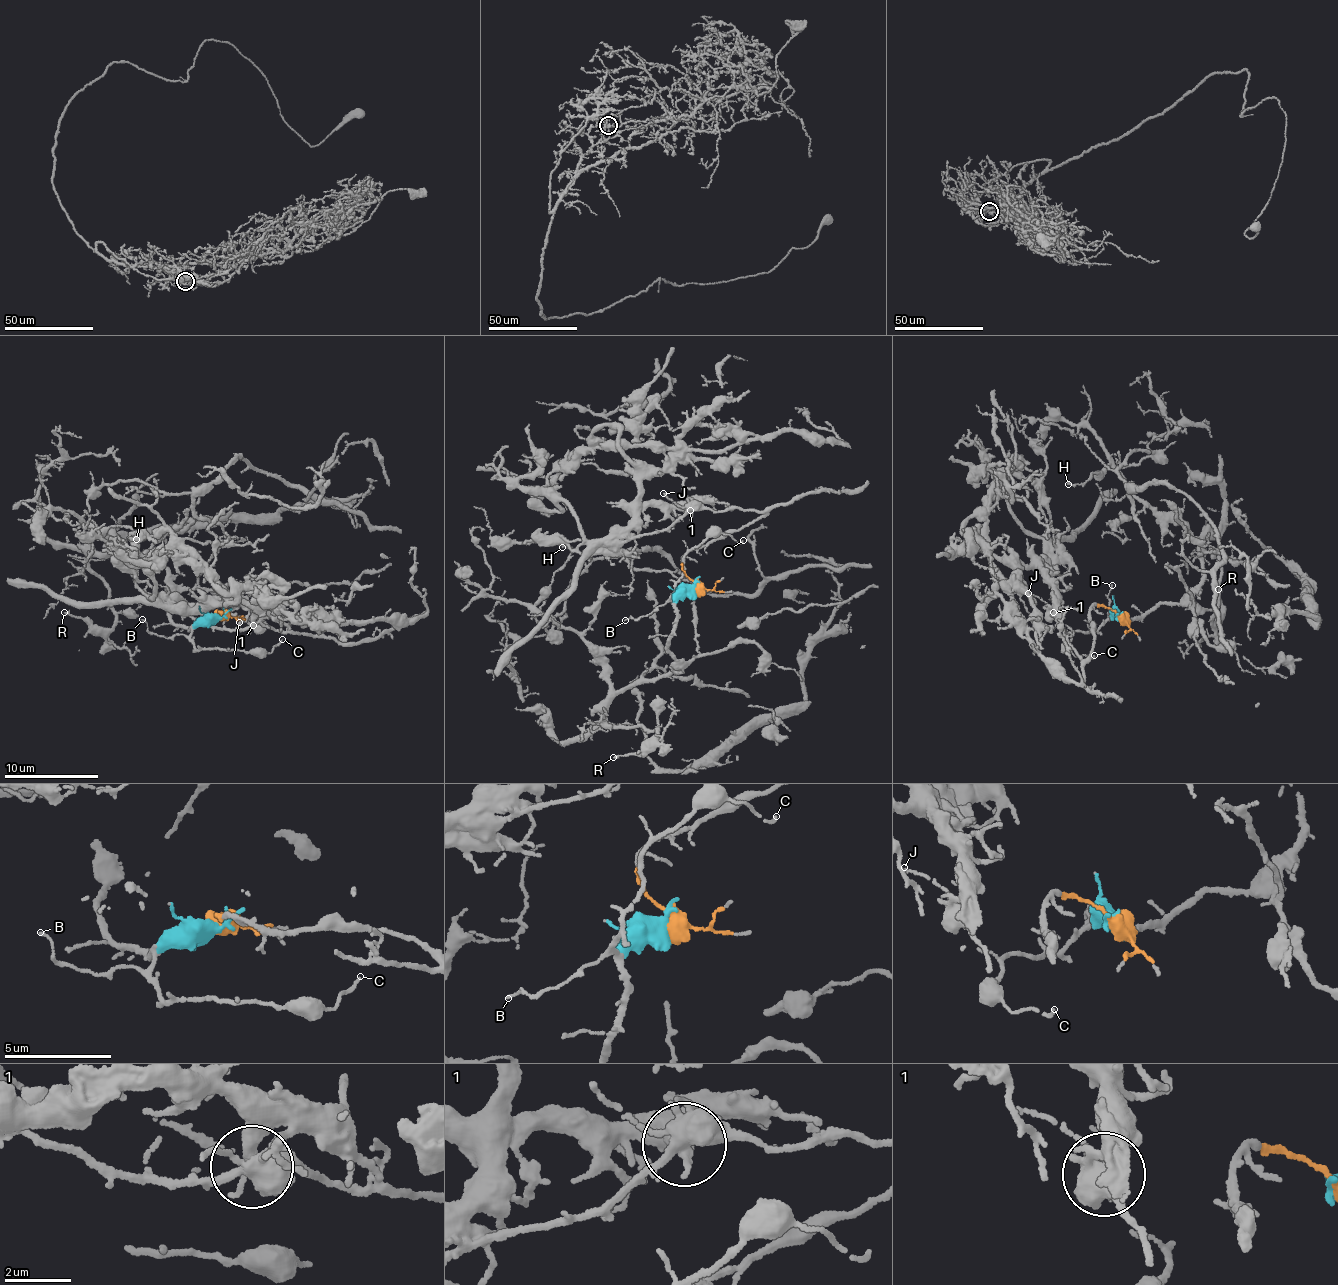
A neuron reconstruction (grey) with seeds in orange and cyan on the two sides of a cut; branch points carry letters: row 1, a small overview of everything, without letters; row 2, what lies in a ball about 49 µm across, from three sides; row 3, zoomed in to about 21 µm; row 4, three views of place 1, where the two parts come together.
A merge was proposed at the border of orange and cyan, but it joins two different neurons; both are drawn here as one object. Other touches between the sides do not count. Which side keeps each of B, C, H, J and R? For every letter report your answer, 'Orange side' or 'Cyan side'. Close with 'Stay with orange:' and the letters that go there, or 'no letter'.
B: Cyan side
C: Cyan side
H: Cyan side
J: Orange side
R: Cyan side
Stay with orange: J

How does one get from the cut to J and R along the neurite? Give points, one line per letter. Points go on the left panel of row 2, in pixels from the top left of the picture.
J: (222, 616), (219, 611), (231, 613), (238, 618), (294, 616), (315, 630), (310, 635), (281, 633), (238, 623)
R: (220, 616), (178, 625), (166, 571), (91, 552), (87, 567), (109, 590), (114, 625), (64, 612)

